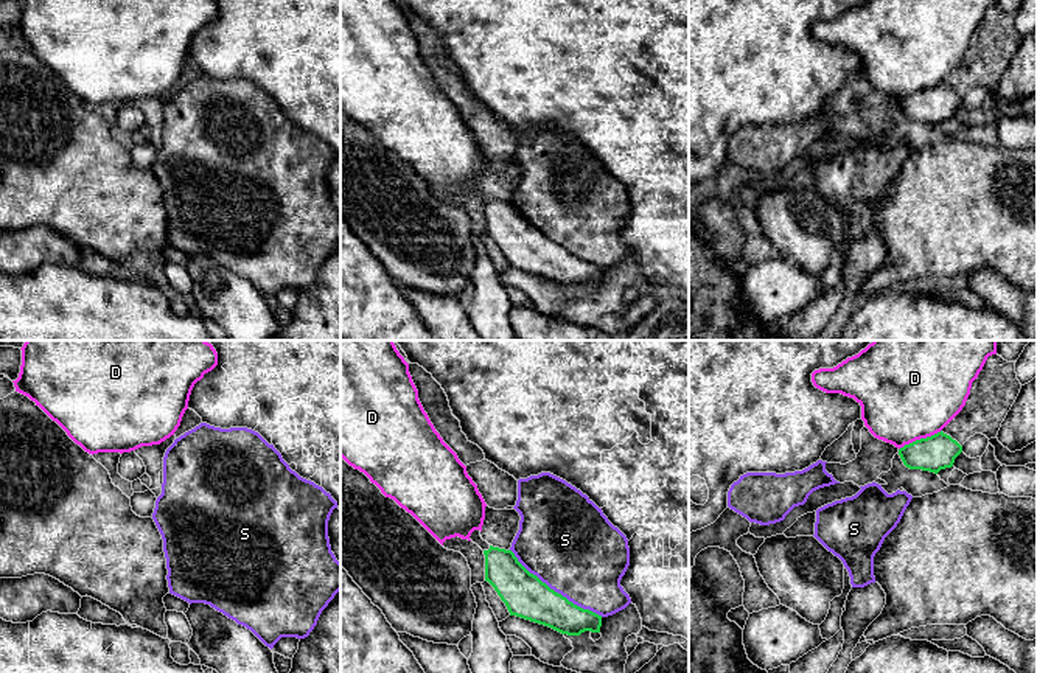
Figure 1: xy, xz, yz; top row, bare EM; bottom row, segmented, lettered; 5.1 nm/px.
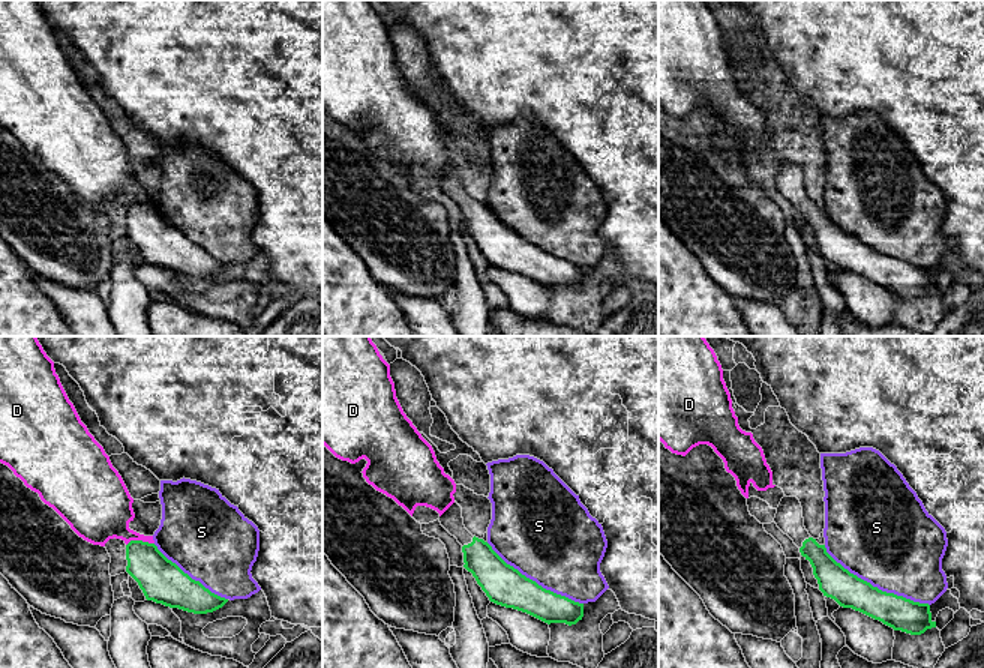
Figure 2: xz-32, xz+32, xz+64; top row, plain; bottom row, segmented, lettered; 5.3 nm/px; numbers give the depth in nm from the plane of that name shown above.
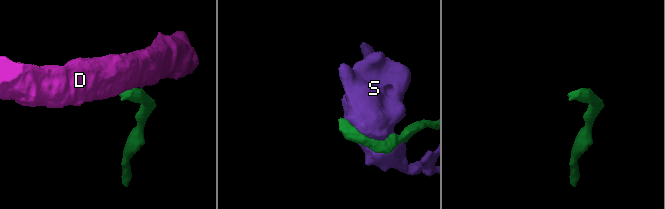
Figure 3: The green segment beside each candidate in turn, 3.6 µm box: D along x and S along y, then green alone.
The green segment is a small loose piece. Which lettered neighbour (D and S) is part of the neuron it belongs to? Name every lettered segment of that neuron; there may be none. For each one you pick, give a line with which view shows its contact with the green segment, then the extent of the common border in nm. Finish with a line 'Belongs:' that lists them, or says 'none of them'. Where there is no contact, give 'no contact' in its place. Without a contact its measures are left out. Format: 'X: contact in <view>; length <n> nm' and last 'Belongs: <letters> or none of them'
Belongs: none of them

